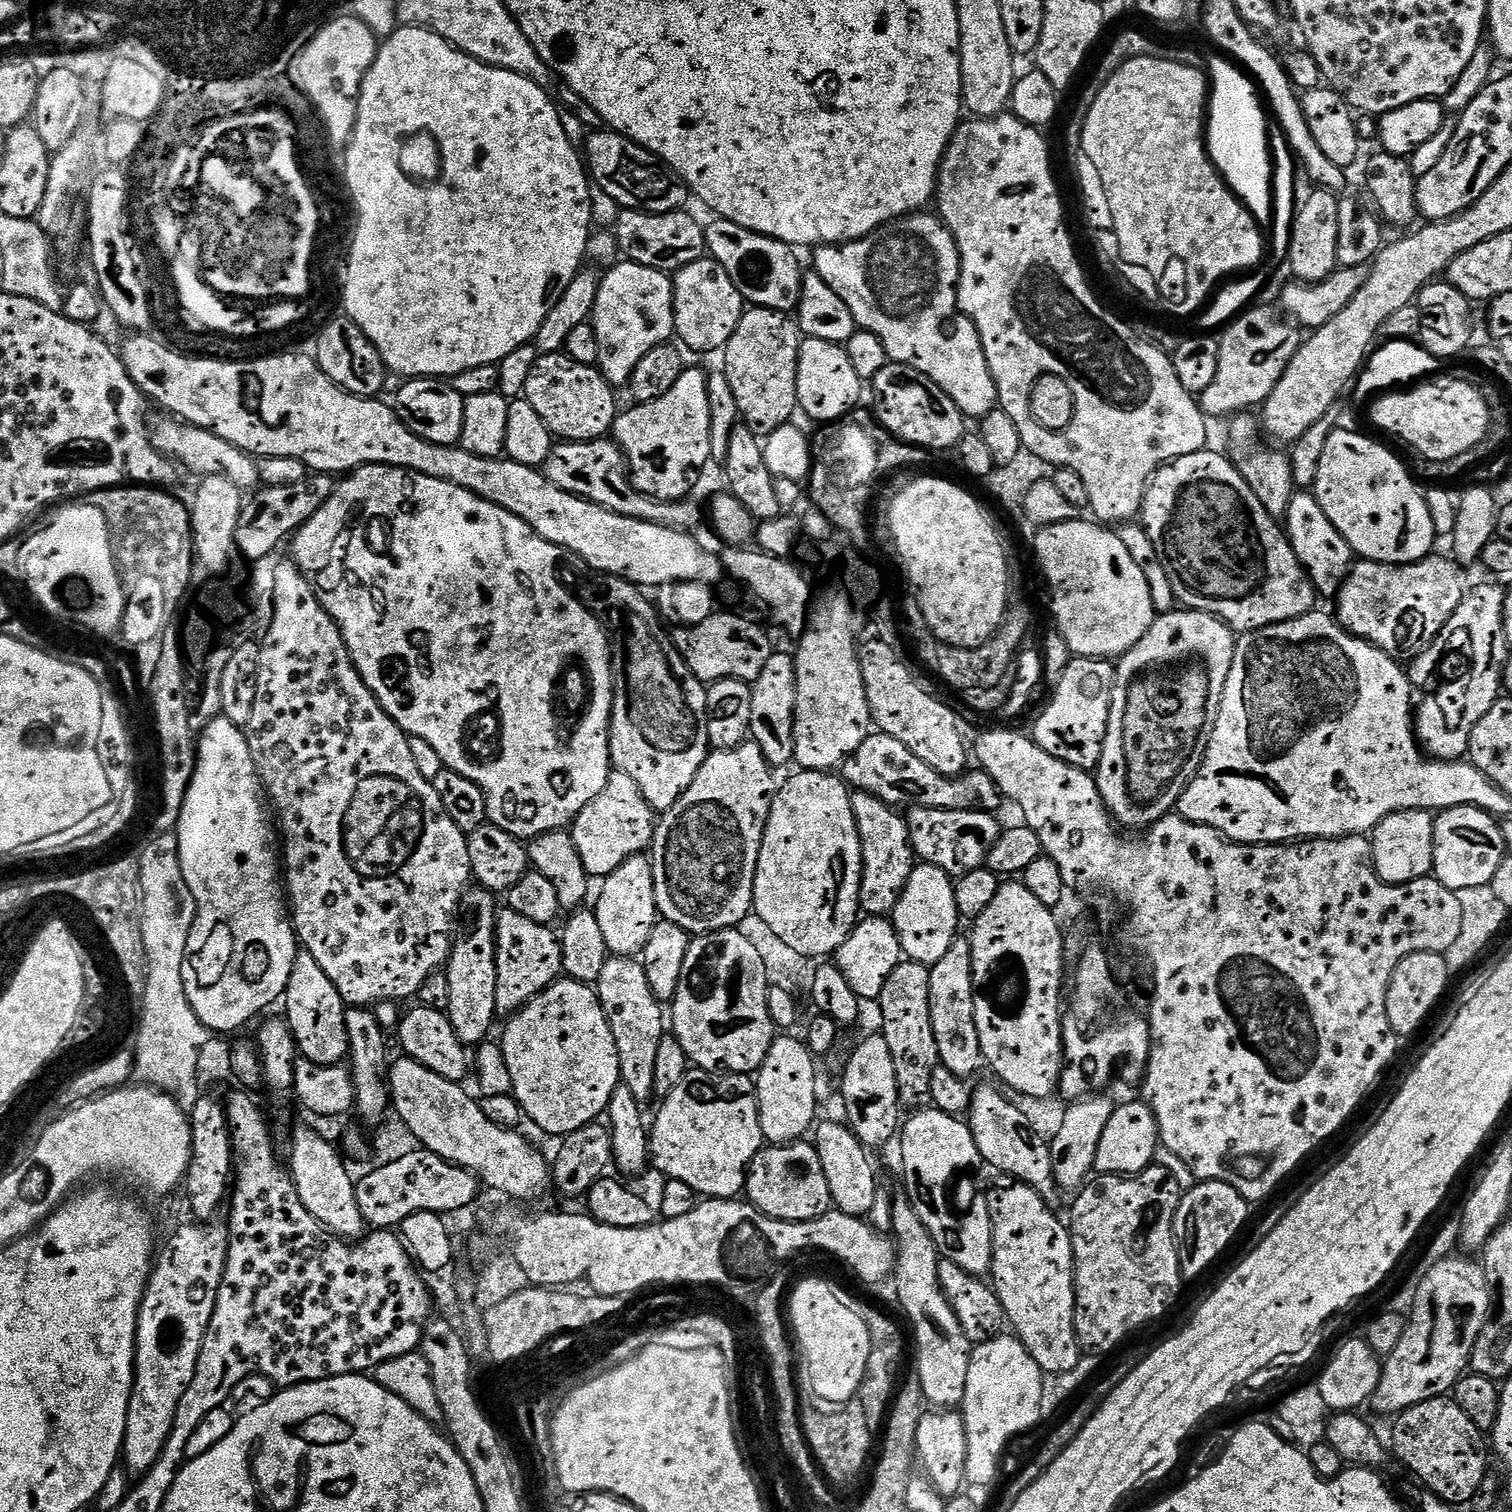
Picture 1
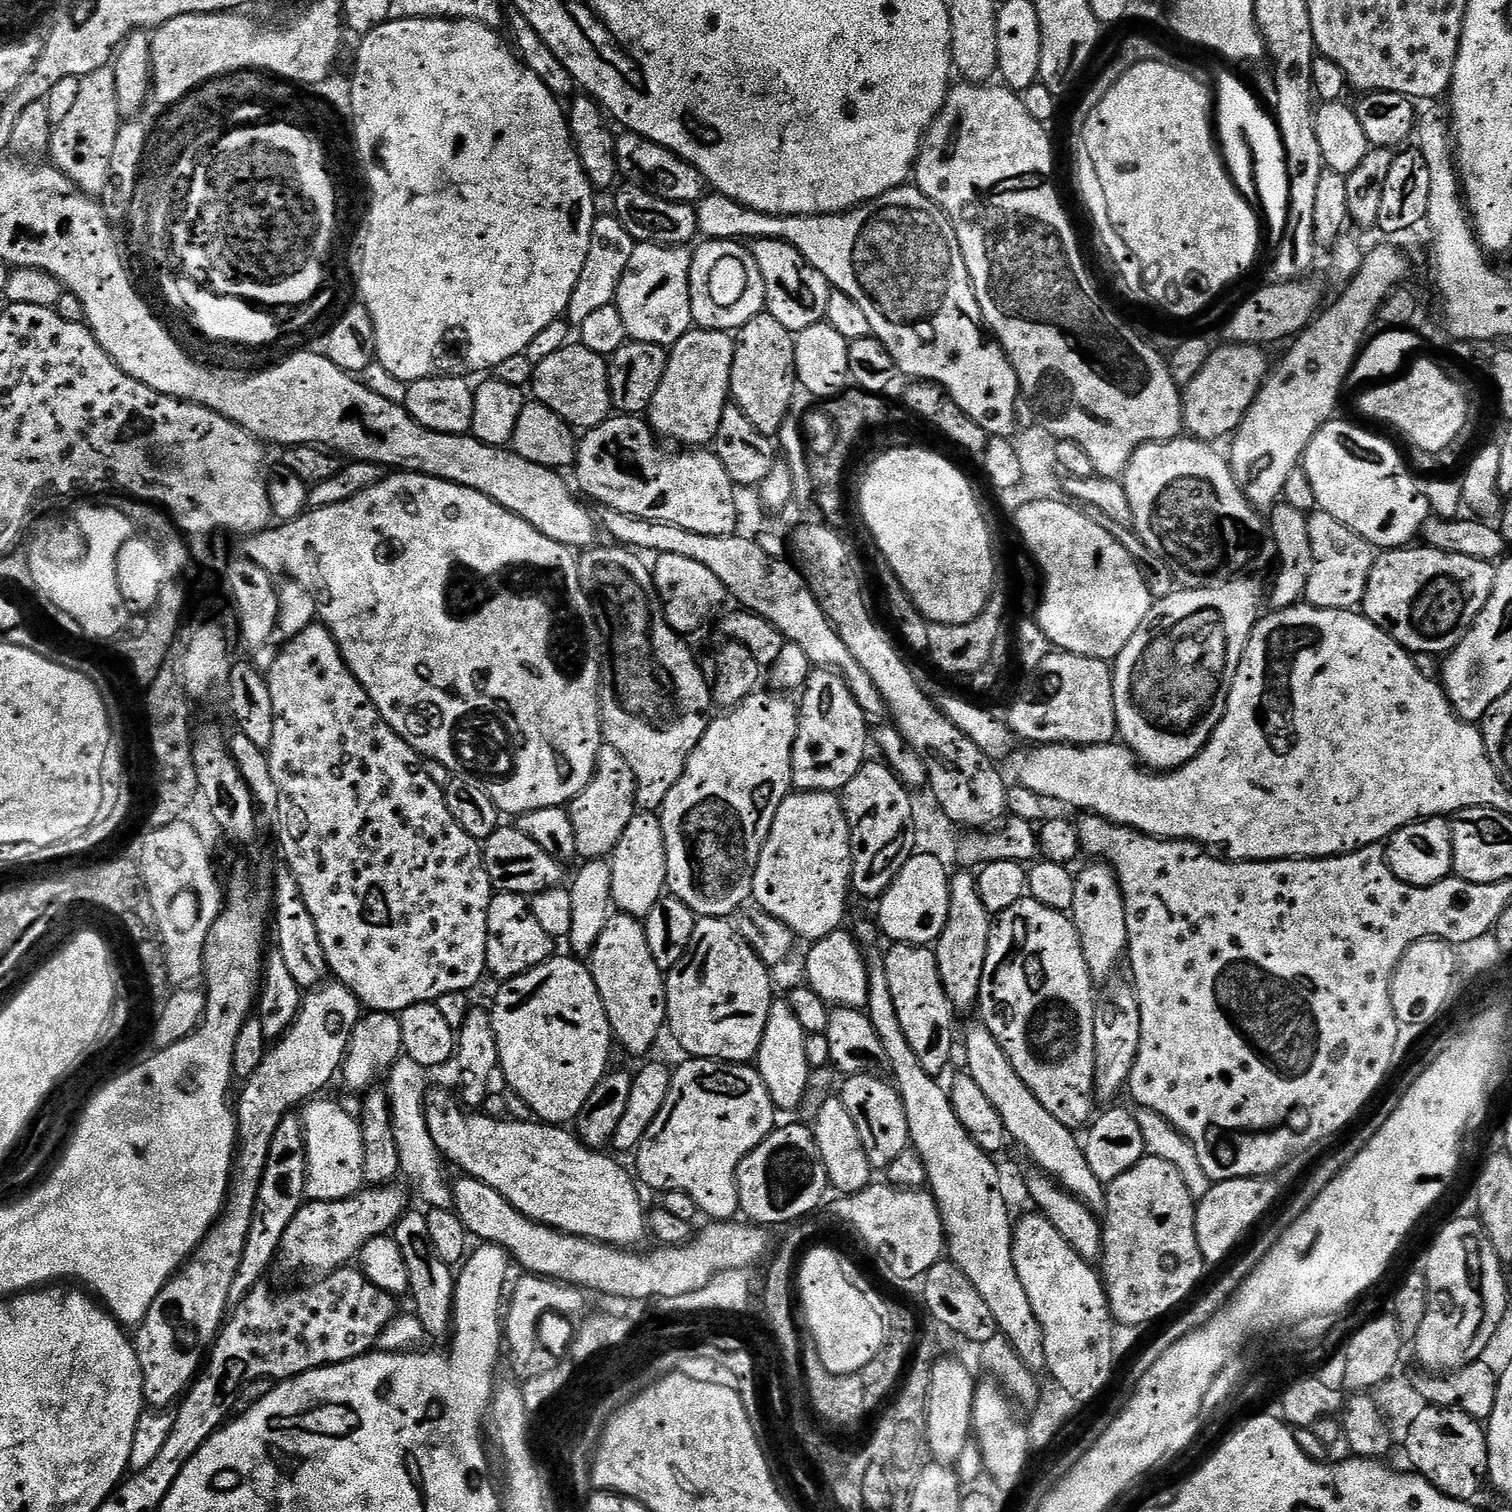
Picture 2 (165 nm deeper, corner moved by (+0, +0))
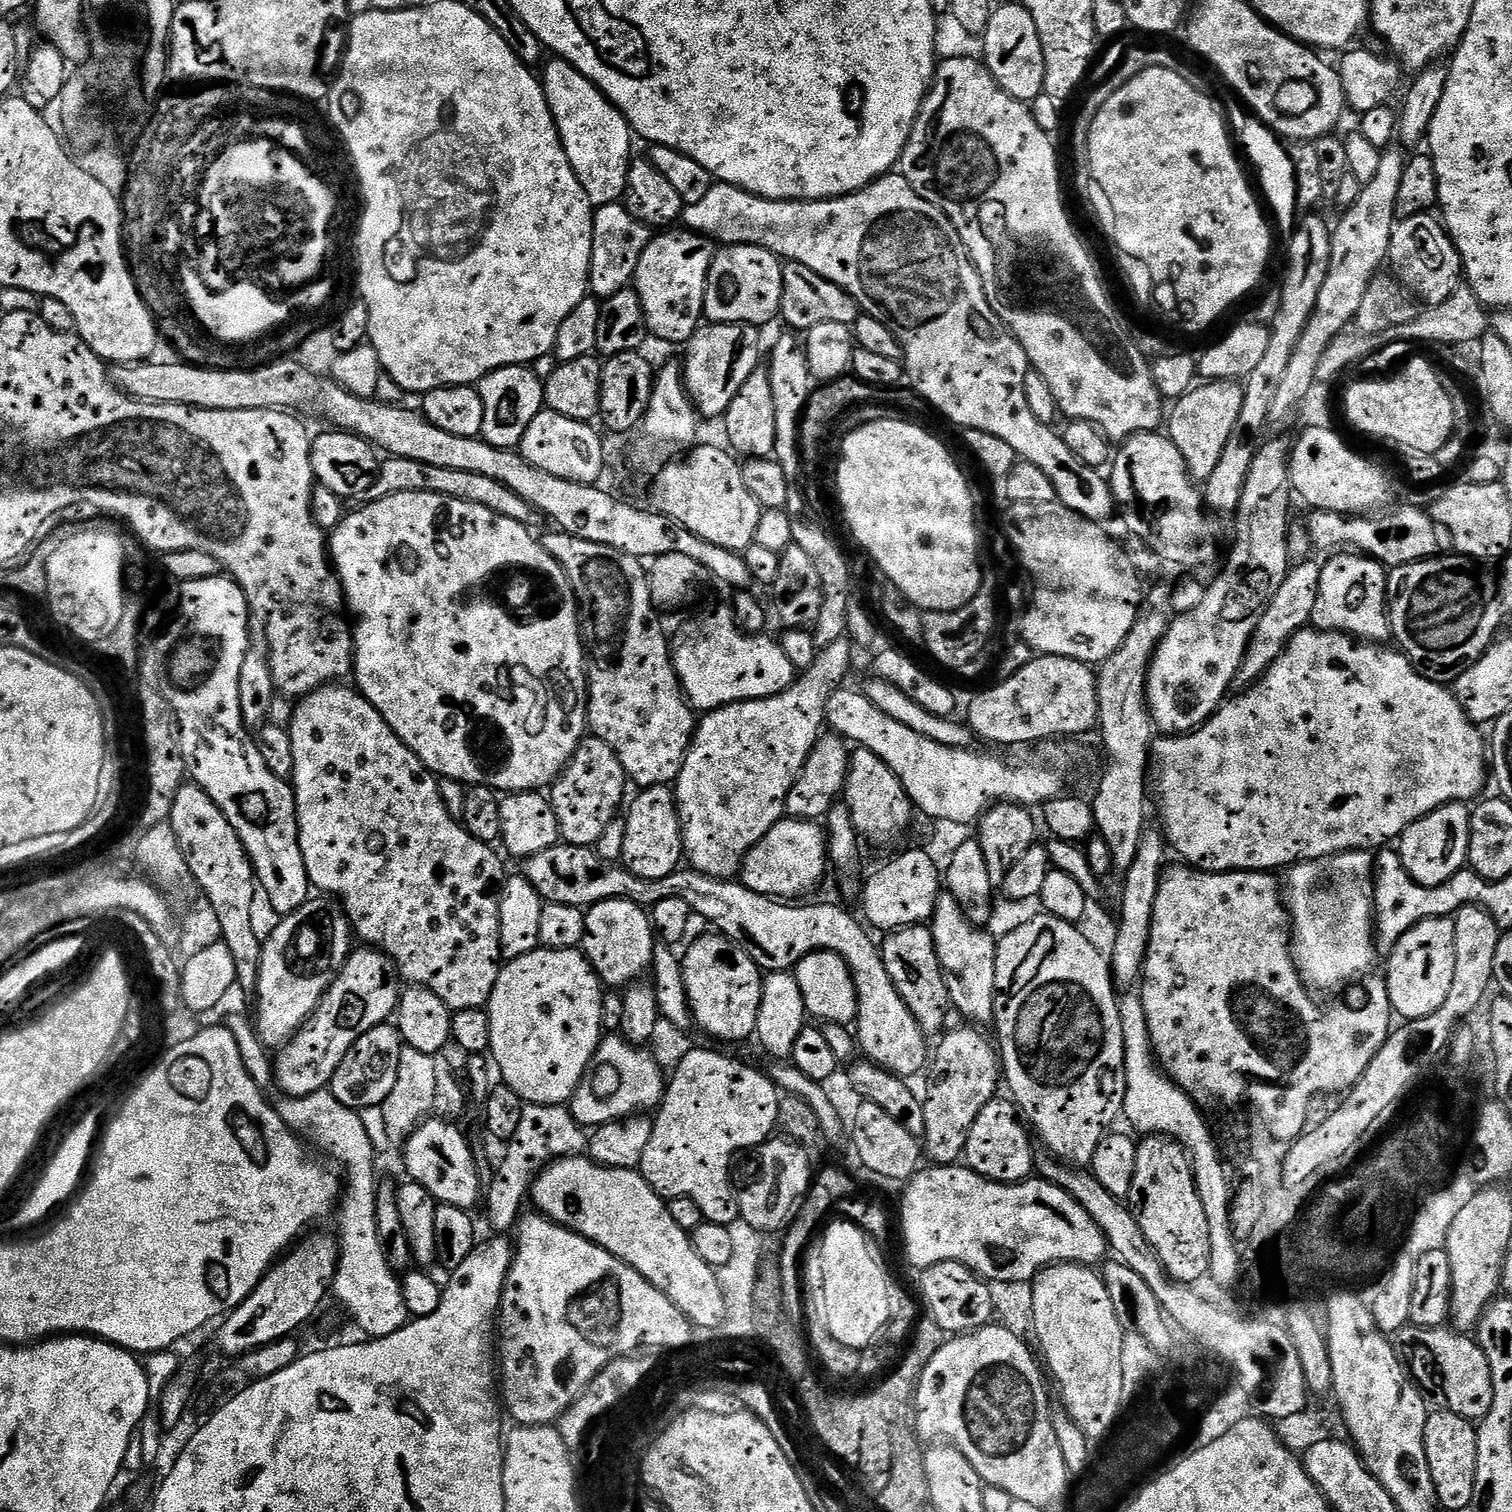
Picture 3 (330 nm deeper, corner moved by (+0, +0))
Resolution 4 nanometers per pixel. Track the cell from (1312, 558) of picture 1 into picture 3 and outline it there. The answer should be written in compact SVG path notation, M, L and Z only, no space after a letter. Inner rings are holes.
M1351 550L1332 554L1323 561L1318 582L1318 598L1314 602L1314 614L1311 627L1319 628L1322 632L1345 632L1364 642L1384 642L1392 636L1392 623L1388 620L1388 572L1383 564L1372 557L1357 554Z

